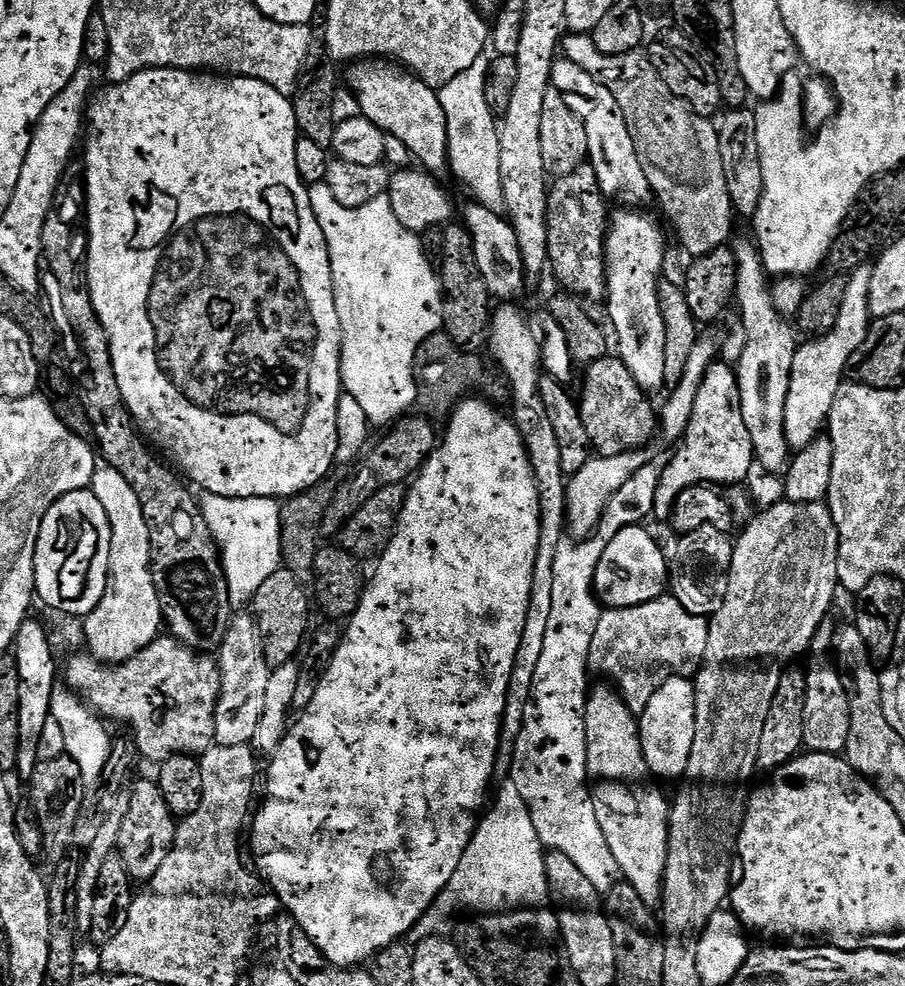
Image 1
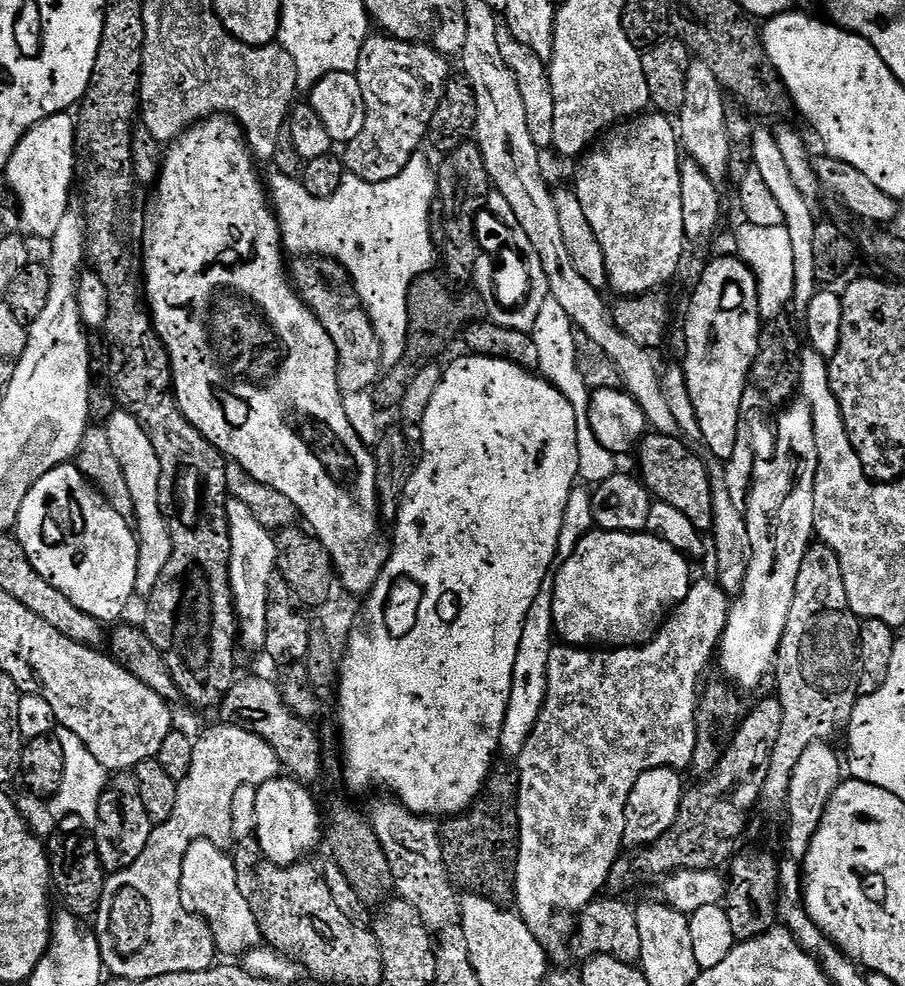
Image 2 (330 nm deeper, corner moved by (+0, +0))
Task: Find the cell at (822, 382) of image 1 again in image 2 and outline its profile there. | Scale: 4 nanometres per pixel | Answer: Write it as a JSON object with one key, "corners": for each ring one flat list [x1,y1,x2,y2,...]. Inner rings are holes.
{"corners":[[800,398,781,412,784,413,776,424,780,468,772,468,769,472,756,470,752,476,744,512,752,547,748,573,738,594,740,601,729,607,724,635,718,645,721,670,740,688,758,687,764,675,773,671,780,639,790,618,790,602,794,602,798,570,802,570,802,558,806,558,816,531,814,490,820,459,814,442,812,411,807,401]]}

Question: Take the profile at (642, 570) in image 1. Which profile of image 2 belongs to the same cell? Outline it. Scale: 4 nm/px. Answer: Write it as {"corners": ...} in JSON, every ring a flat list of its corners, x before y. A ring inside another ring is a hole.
{"corners":[[593,530,583,536,574,550,559,565,552,591,552,626,568,646,607,646,635,648,647,644,660,631,670,610,681,604,692,589,694,575,688,569,689,561,674,546,660,537,644,532,602,532]]}

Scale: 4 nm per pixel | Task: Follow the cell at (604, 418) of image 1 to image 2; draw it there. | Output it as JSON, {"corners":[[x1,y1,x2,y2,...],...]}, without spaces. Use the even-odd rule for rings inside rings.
{"corners":[[649,431,638,445,638,476,659,503,674,506,674,510,682,510,682,514,694,522,700,533,708,534,712,531,712,480,708,477,707,463,703,459,700,461,687,446,680,436]]}

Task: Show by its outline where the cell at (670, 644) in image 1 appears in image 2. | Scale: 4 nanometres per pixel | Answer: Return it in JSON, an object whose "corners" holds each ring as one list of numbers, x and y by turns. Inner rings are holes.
{"corners":[[712,578,697,579,692,589,686,594,681,604,676,605,674,611,664,621,659,632,648,641,635,648,614,648,611,650,589,650,584,646,556,646,553,647,548,663,548,689,544,705,538,716,538,722,518,758,518,771,520,773,520,795,516,797,516,809,520,815,520,853,516,863,516,898,515,911,526,922,530,934,538,938,544,947,549,961,556,966,564,966,568,960,568,944,573,943,577,917,574,914,583,912,587,904,601,895,604,883,612,876,612,863,620,856,620,848,625,847,624,831,626,830,626,806,630,798,630,790,634,790,634,782,646,770,655,768,687,769,694,758,696,749,696,730,698,727,698,709,702,703,702,687,700,679,708,668,708,663,713,662,718,652,720,637,724,635,724,627,728,621,730,607,729,593,720,587]]}

